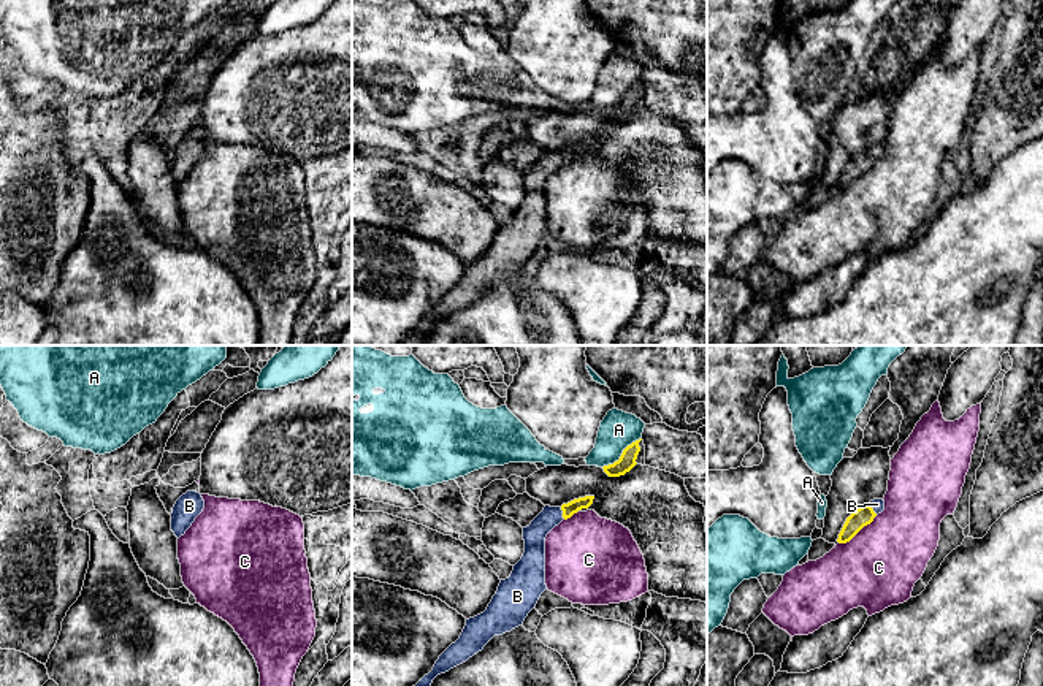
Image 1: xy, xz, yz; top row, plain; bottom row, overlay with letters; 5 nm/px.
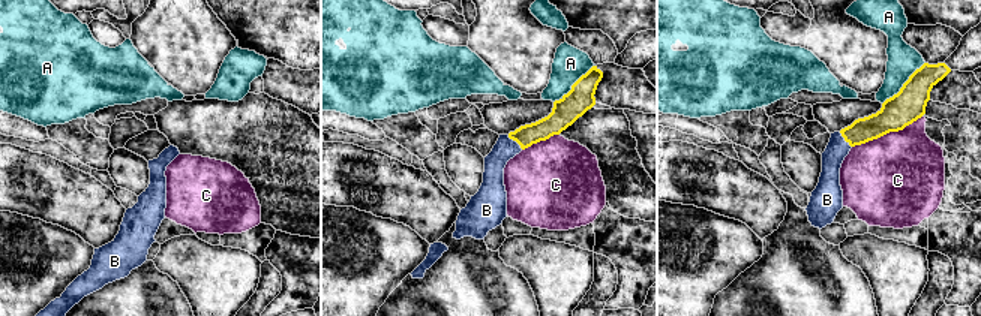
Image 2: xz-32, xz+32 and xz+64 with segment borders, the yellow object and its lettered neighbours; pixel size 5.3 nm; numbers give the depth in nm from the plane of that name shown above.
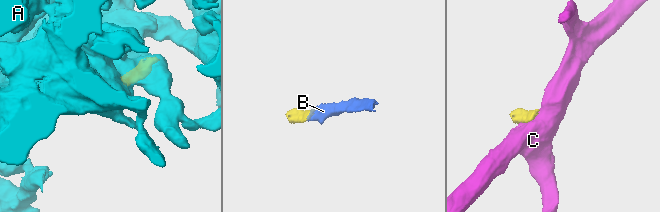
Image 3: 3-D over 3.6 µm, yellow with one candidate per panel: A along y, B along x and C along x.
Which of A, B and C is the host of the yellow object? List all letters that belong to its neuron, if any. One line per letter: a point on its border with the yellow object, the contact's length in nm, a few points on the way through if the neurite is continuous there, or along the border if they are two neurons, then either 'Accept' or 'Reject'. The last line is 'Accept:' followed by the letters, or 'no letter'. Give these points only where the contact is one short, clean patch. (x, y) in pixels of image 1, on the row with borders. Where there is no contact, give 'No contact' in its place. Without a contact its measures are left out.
A: Touches yellow at xz (622, 453). Shared border 260 nm. Boundary: xz (641, 438), (633, 441), (617, 460), (603, 468). Reject
B: Touches yellow at xz (563, 514). Shared border 70 nm. Path across: xz (569, 509), (563, 514), (553, 515), (534, 534). Accept
C: Touches yellow at yz (858, 531). Shared border 240 nm. Reject
Accept: B

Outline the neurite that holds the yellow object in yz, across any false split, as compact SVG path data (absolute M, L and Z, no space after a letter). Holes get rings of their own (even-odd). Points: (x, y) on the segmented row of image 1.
M873 499L869 504L859 507L846 518L837 542L839 543L850 542L864 526L870 524L873 518L883 510L884 510L883 499Z

